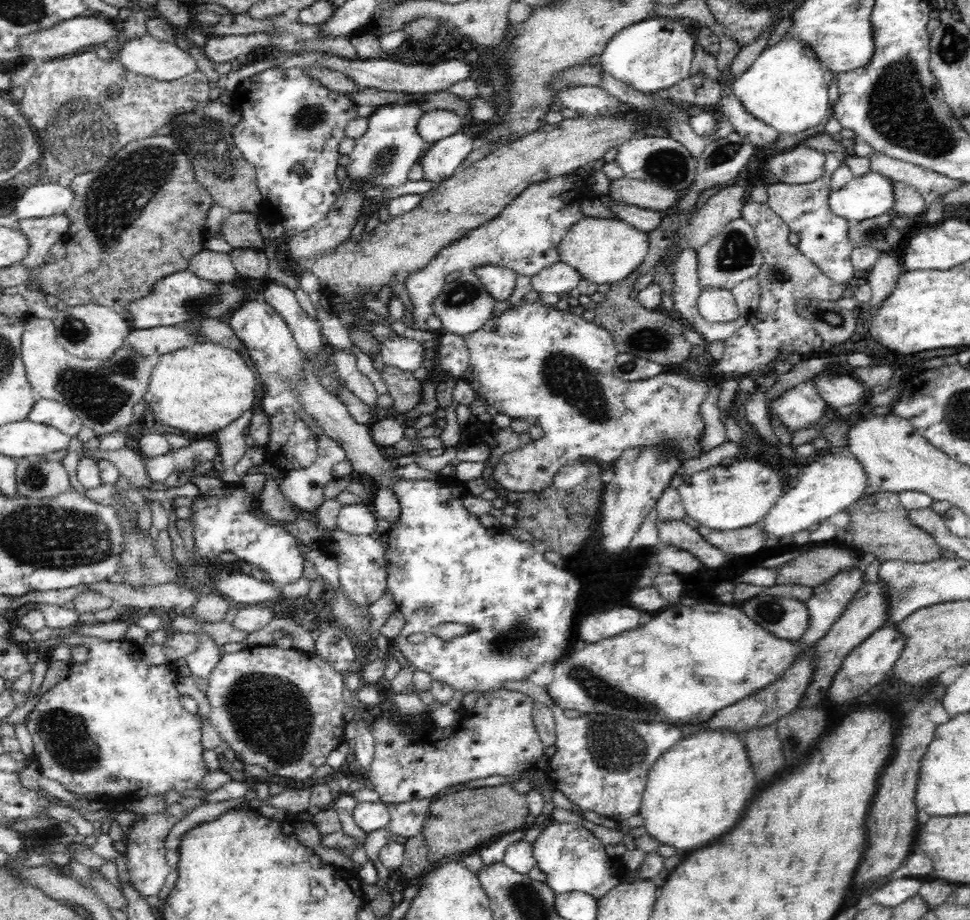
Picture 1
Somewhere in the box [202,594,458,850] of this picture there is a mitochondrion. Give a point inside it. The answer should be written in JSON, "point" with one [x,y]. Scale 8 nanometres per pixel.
{"point":[272,716]}

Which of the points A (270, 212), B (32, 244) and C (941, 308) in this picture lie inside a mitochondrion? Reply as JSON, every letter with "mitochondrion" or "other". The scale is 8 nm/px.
{"A":"other","B":"other","C":"other"}

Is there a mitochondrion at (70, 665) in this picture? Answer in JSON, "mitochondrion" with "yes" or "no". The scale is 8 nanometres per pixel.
{"mitochondrion":"no"}

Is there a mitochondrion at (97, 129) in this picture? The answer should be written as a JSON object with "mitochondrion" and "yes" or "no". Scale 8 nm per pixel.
{"mitochondrion":"yes"}

